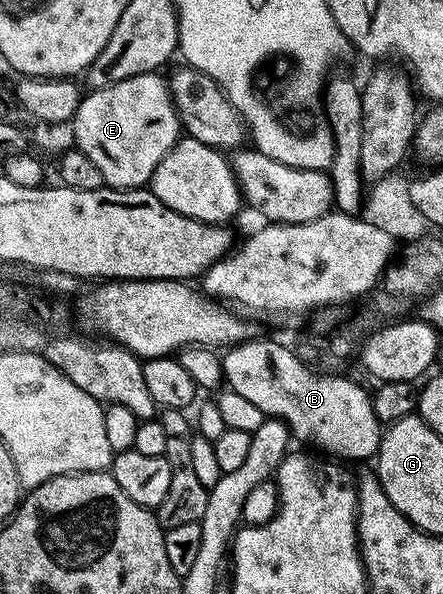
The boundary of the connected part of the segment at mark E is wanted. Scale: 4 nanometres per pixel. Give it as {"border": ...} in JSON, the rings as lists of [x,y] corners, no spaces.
{"border":[[[154,71],[151,73],[140,73],[135,75],[131,79],[123,79],[119,83],[114,85],[108,85],[102,89],[95,89],[86,92],[81,98],[77,113],[74,115],[71,122],[71,128],[73,128],[73,141],[72,144],[83,151],[83,155],[87,155],[87,159],[92,159],[95,163],[95,167],[99,167],[99,171],[103,174],[106,186],[111,189],[139,189],[148,186],[150,178],[153,177],[153,171],[155,167],[159,165],[163,159],[163,155],[167,155],[167,151],[171,151],[171,147],[175,147],[175,143],[180,141],[183,136],[183,130],[181,127],[181,120],[179,115],[175,111],[173,106],[173,100],[169,94],[169,82],[164,76],[160,77],[160,72]]]}

